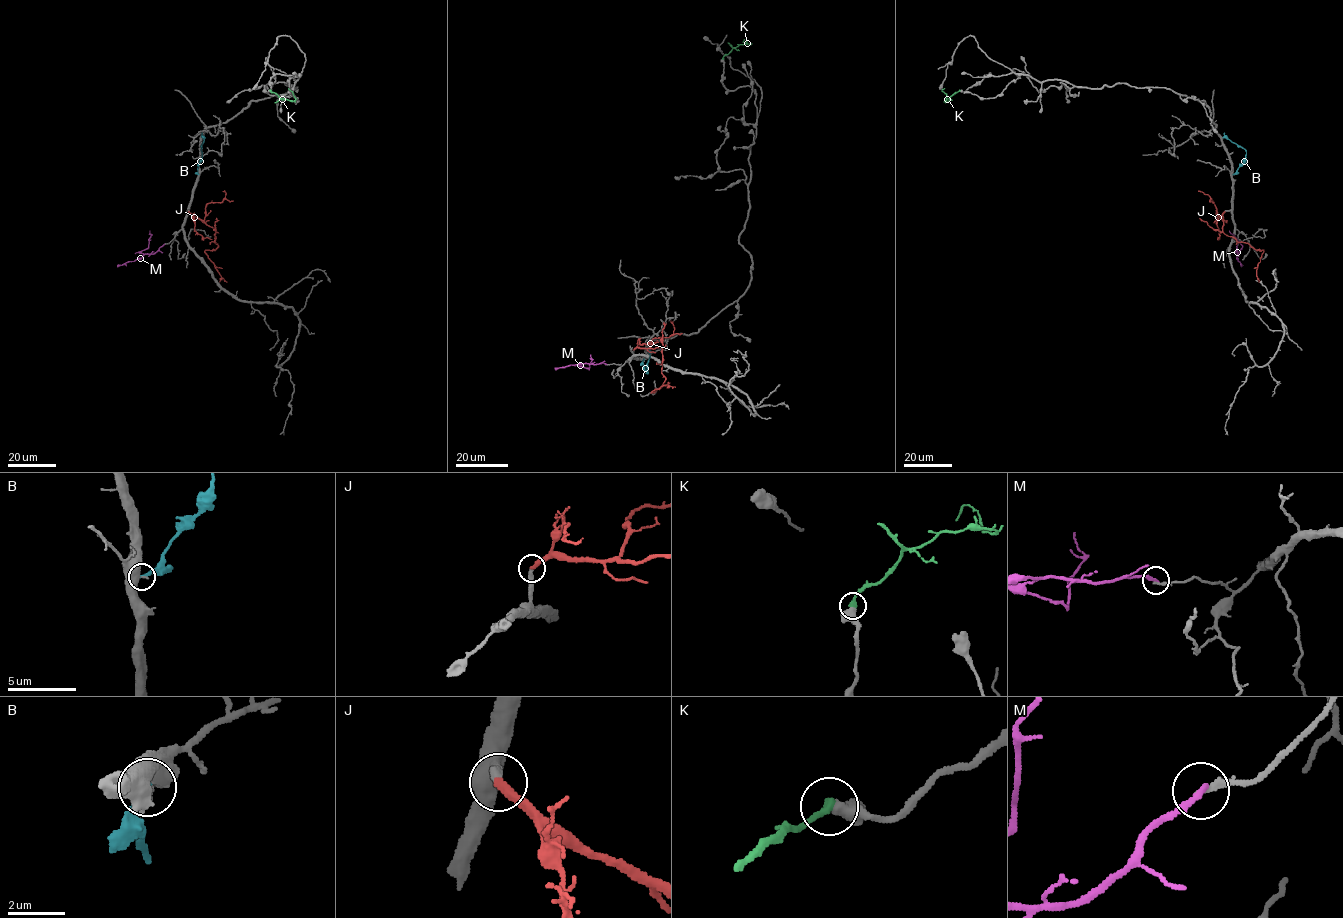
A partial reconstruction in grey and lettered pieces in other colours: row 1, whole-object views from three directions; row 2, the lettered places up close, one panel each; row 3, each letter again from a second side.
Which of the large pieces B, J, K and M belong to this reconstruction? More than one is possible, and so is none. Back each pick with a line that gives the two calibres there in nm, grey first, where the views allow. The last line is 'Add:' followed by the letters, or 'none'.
J: calibres 320 and 320 nm
Add: J

